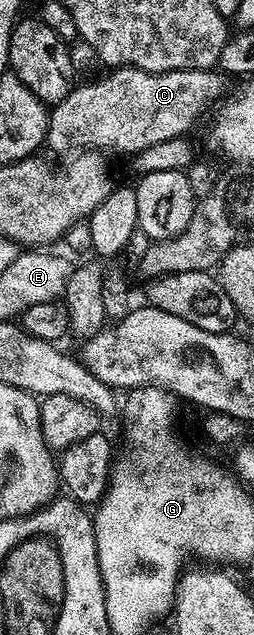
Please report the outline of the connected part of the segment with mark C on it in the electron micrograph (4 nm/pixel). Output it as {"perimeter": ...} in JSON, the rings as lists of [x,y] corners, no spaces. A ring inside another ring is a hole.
{"perimeter":[[[116,67],[106,74],[110,75],[95,83],[75,86],[64,101],[53,104],[50,128],[46,130],[47,148],[119,151],[123,157],[129,157],[159,141],[183,138],[185,131],[222,93],[223,76],[214,69],[141,71],[138,67]]]}

